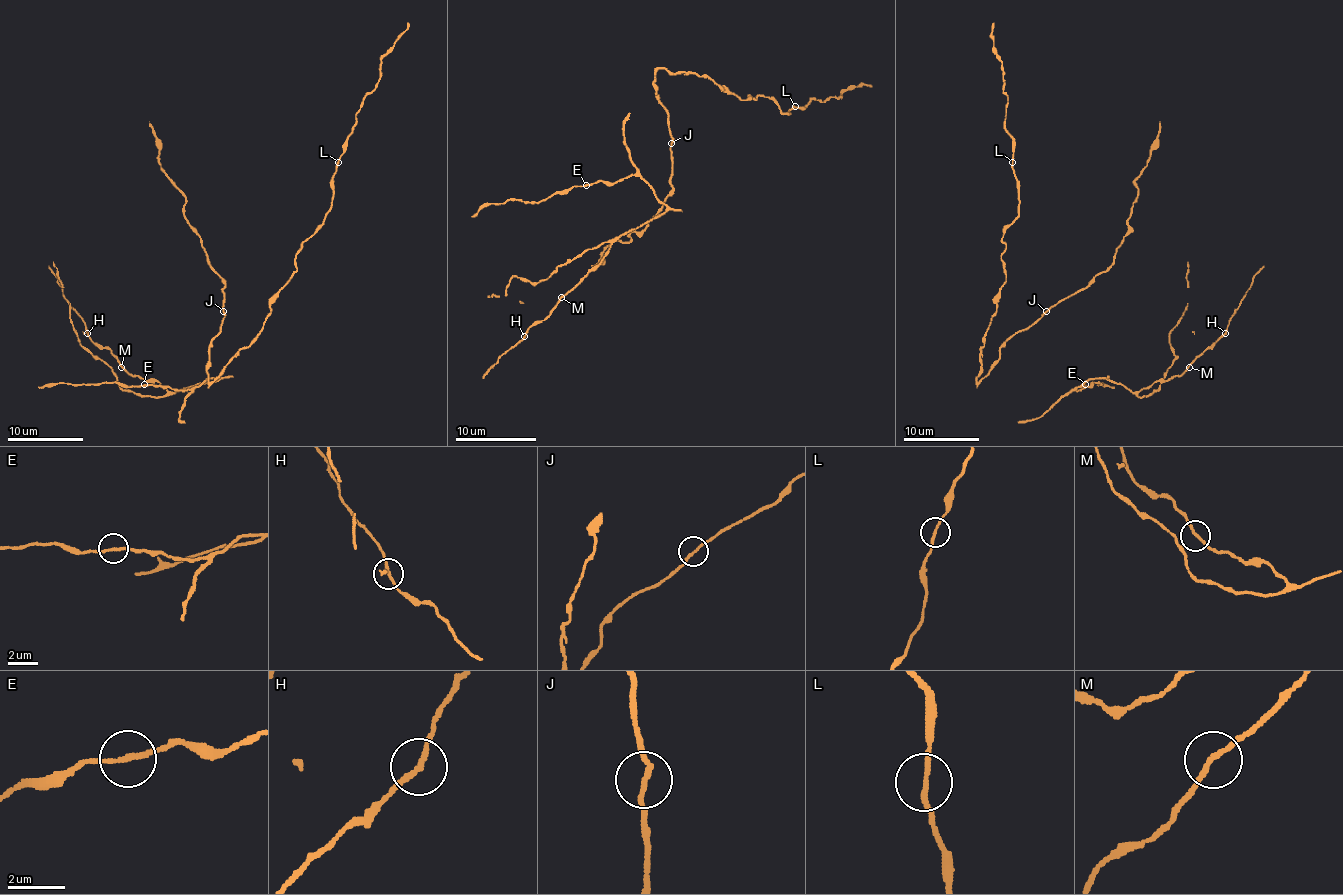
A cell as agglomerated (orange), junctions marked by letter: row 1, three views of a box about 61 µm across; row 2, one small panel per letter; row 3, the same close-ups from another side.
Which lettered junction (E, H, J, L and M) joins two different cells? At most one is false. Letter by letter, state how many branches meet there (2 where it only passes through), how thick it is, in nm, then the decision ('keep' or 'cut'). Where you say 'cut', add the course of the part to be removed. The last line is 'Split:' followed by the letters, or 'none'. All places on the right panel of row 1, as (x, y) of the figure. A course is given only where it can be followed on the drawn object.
E: branches 2; calibre 160 nm; keep
H: branches 2; calibre 160 nm; keep
J: branches 2; calibre 160 nm; keep
L: branches 2; calibre 160 nm; keep
M: branches 2; calibre 150 nm; keep
Split: none

